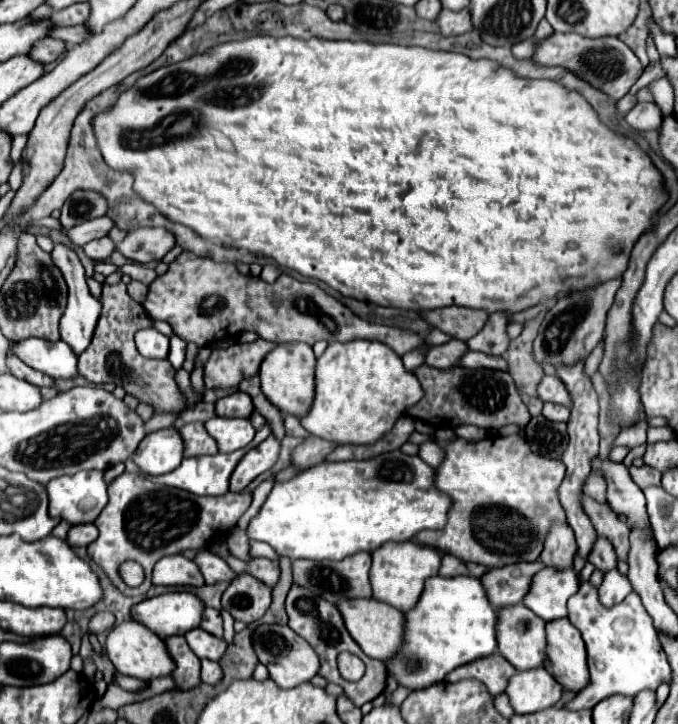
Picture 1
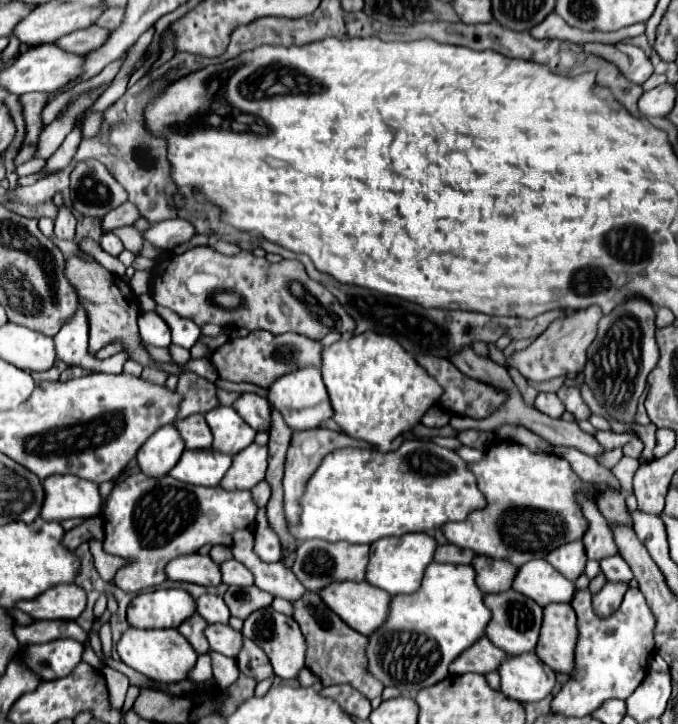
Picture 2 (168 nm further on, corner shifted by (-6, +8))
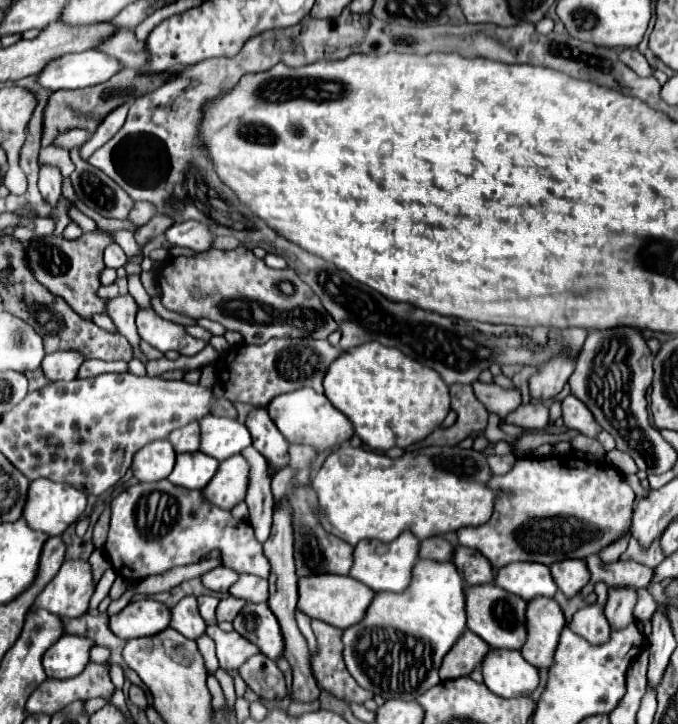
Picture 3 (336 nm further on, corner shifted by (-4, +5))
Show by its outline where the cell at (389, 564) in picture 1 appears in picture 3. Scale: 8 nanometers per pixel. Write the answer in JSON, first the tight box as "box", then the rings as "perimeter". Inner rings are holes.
{"box":[350,531,418,591],"perimeter":[[[406,531],[398,539],[390,543],[382,541],[360,541],[354,547],[354,565],[350,569],[350,577],[362,581],[372,591],[404,591],[412,579],[412,567],[418,561],[418,539]]]}

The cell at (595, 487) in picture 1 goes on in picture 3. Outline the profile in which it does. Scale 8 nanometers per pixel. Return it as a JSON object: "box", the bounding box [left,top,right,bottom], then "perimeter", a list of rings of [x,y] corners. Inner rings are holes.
{"box":[600,535,630,563],"perimeter":[[[626,535],[626,537],[618,539],[616,543],[608,545],[604,551],[600,551],[600,557],[602,557],[602,561],[606,561],[606,563],[610,563],[610,561],[618,561],[618,557],[620,557],[620,555],[626,551],[628,539],[630,539],[630,535]]]}

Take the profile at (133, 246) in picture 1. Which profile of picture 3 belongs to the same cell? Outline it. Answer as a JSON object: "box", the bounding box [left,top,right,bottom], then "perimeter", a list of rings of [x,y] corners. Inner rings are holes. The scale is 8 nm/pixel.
{"box":[166,221,214,253],"perimeter":[[[184,221],[184,223],[174,223],[168,231],[166,237],[170,241],[170,245],[178,245],[178,247],[188,247],[194,249],[198,253],[212,249],[214,245],[214,233],[210,233],[210,229],[206,229],[206,225],[198,223],[198,221]]]}

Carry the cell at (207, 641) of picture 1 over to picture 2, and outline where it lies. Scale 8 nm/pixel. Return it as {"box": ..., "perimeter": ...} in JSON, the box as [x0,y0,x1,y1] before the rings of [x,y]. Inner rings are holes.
{"box":[204,624,242,658],"perimeter":[[[210,624],[204,630],[210,650],[220,652],[224,656],[236,658],[238,650],[240,650],[240,642],[242,642],[242,634],[236,632],[232,626],[228,624]]]}

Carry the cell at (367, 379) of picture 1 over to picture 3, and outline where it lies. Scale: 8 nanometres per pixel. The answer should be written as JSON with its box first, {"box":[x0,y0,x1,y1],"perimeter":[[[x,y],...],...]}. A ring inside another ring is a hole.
{"box":[324,343,450,451],"perimeter":[[[364,343],[344,351],[324,377],[324,393],[352,423],[356,435],[372,449],[386,451],[422,441],[442,425],[450,411],[444,379],[430,367],[406,357],[394,347]]]}

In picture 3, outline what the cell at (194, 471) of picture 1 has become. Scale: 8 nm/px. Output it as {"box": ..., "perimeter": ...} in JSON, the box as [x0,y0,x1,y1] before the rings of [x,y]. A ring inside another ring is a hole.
{"box":[168,453,218,489],"perimeter":[[[180,453],[176,455],[176,467],[168,475],[170,483],[182,485],[186,489],[204,489],[214,473],[218,471],[218,461],[206,453]]]}

